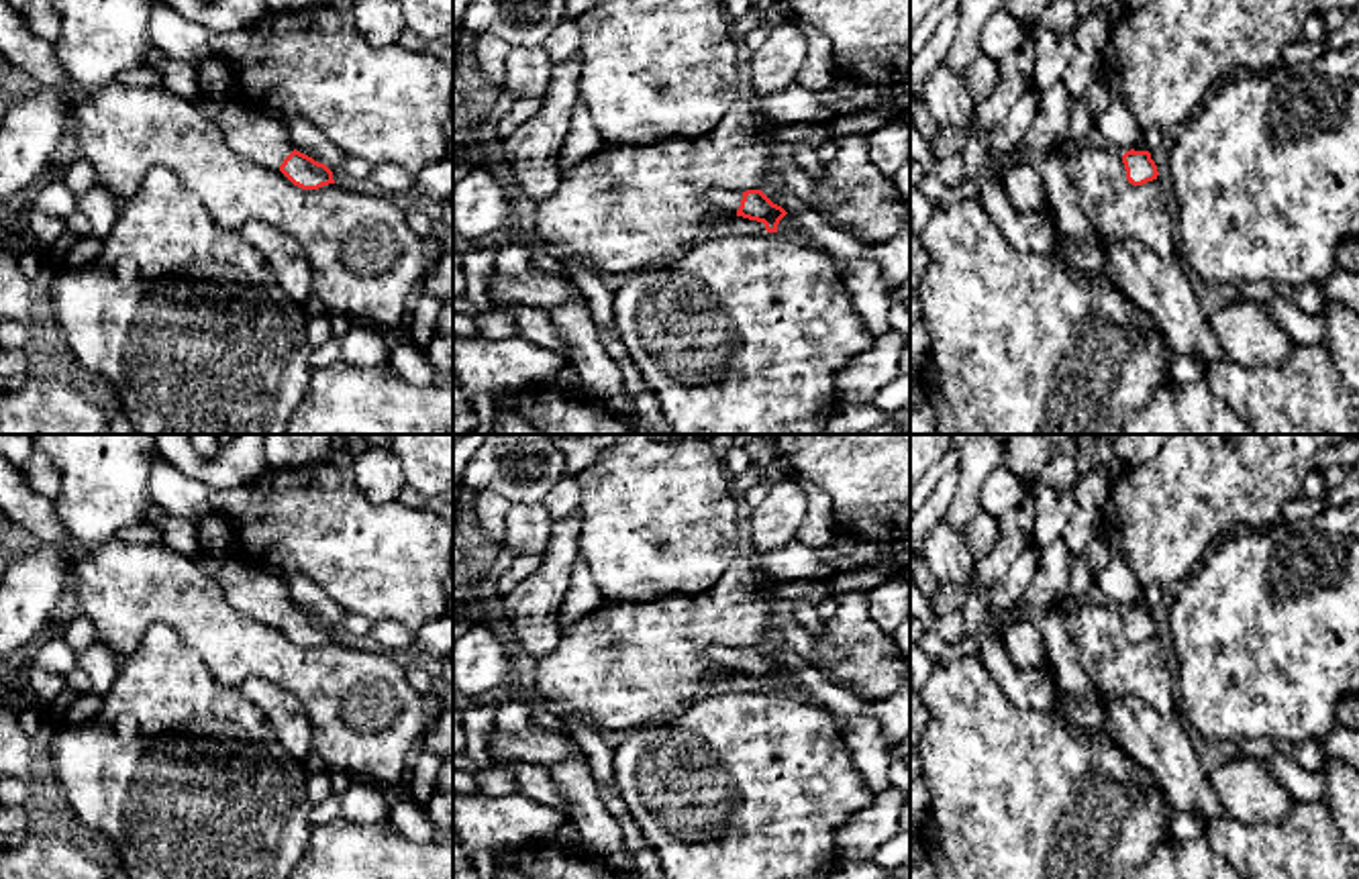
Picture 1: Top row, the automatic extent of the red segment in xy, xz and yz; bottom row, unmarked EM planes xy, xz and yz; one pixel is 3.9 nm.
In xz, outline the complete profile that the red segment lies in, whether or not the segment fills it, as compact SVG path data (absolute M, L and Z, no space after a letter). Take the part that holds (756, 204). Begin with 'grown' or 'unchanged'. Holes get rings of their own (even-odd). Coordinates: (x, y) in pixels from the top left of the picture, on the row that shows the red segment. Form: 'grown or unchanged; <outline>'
grown; M710 188L706 200L722 212L731 212L765 224L767 232L777 232L779 220L788 214L773 204L761 190L731 192Z

